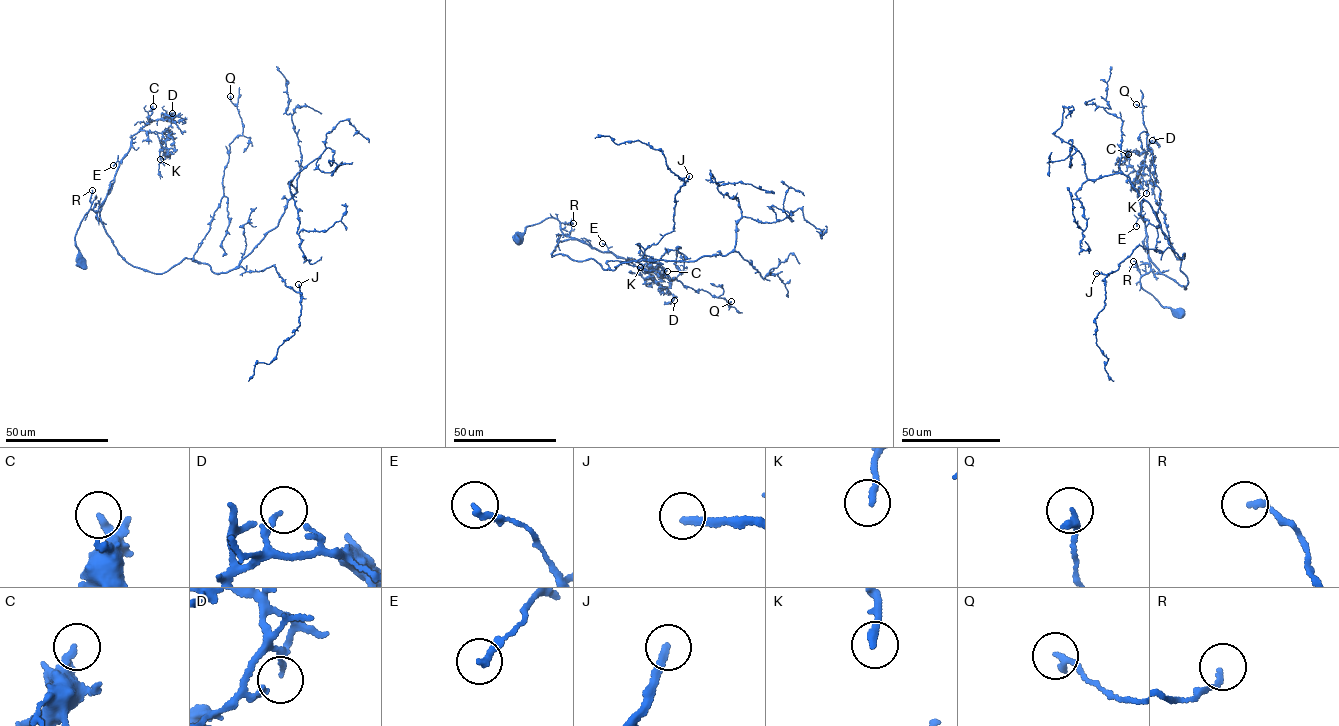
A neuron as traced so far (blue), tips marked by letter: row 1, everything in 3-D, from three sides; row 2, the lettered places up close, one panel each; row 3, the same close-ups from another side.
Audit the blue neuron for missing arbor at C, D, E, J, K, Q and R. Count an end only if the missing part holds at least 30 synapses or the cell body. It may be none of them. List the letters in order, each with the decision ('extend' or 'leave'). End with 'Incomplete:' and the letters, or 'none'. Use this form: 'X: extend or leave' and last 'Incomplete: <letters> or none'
C: leave
D: extend
E: leave
J: extend
K: extend
Q: leave
R: leave
Incomplete: D, J, K

